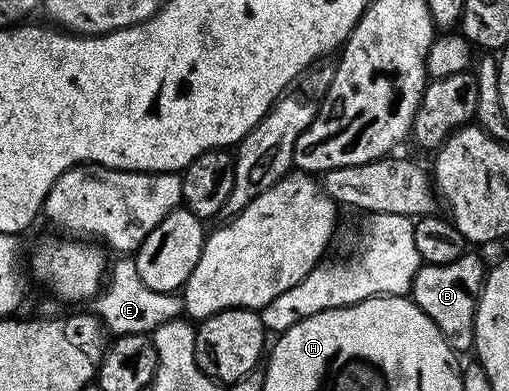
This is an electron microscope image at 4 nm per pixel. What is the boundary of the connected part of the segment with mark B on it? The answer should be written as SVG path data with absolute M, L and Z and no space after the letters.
M466 250L455 262L446 264L422 263L415 274L411 289L411 299L414 304L435 322L439 334L448 342L454 353L467 354L473 352L475 342L475 314L477 300L481 296L481 288L485 284L487 264L484 264L473 250Z

